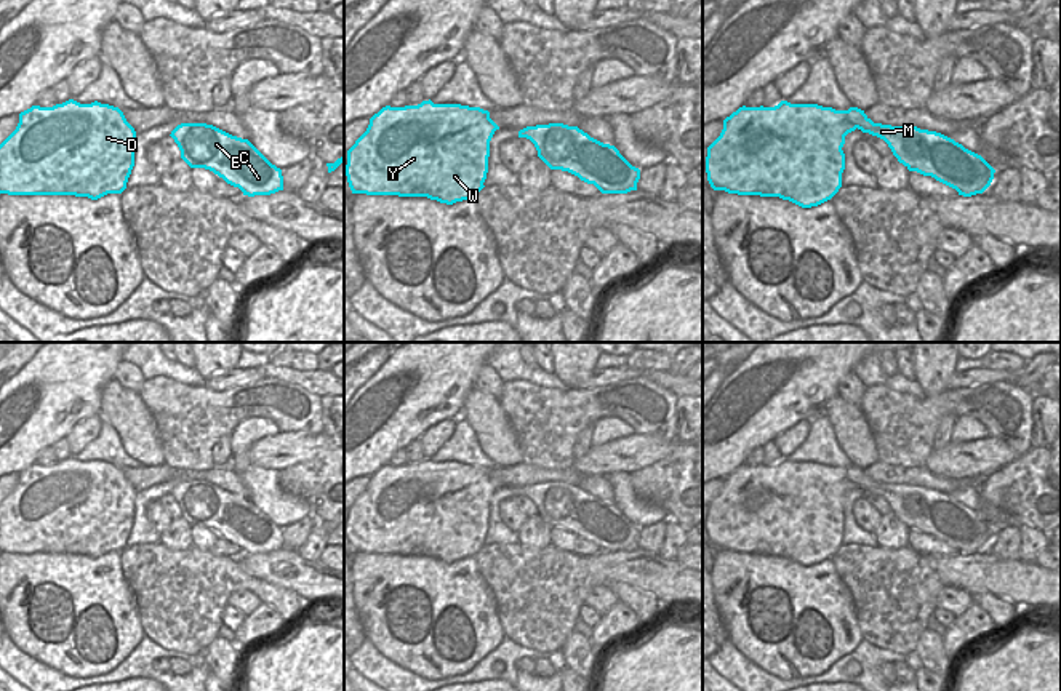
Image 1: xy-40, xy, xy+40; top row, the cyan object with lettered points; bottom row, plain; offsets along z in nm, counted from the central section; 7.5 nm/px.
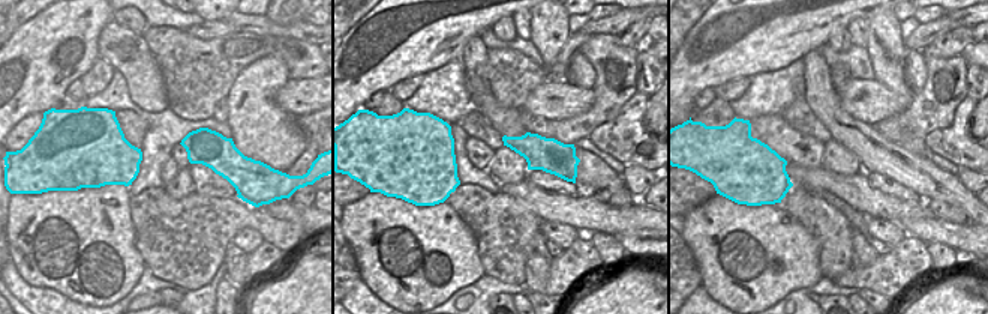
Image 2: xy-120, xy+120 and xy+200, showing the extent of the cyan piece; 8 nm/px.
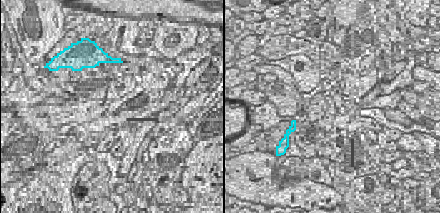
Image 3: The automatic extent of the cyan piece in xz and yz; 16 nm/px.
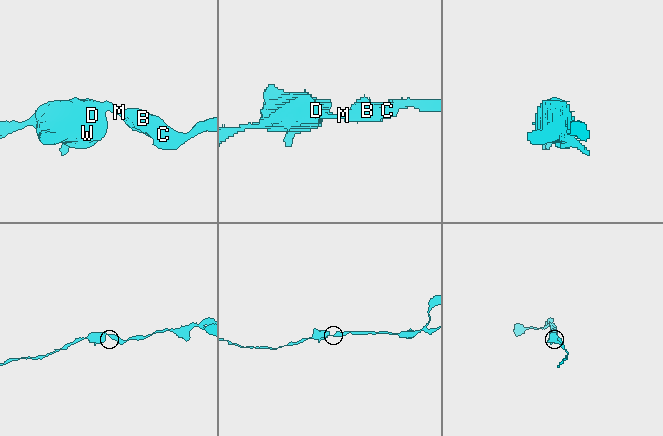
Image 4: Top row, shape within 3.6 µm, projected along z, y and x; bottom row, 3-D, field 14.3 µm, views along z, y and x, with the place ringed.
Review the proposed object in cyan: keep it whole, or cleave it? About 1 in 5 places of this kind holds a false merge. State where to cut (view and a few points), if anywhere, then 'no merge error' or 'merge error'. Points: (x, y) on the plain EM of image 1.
no cut | no merge error

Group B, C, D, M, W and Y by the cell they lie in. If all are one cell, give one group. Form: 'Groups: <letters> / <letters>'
Groups: B C D M W Y

